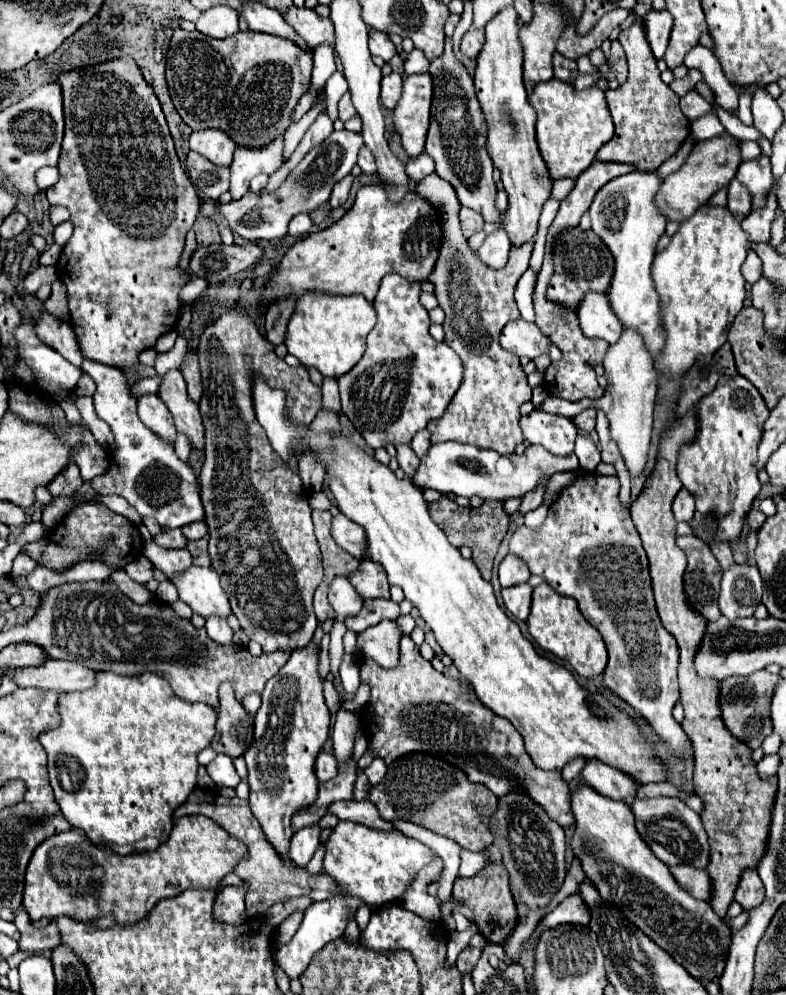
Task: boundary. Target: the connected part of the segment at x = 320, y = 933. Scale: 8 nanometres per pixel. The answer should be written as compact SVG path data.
M331 897L327 901L319 901L319 903L311 903L305 911L305 917L303 917L303 923L299 927L299 931L295 933L295 937L289 941L289 943L277 943L273 945L273 957L275 961L279 963L279 967L293 979L293 977L299 977L307 965L311 963L313 955L317 951L321 951L329 941L337 939L343 935L345 931L345 925L347 925L347 919L349 919L349 913L351 909L357 909L361 903L361 899L355 899L355 897Z

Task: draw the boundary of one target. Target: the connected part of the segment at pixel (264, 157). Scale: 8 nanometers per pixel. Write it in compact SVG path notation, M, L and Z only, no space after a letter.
M275 137L263 145L263 149L251 149L237 145L231 163L231 189L229 193L233 199L241 199L249 191L249 181L259 175L273 175L283 165L283 137Z

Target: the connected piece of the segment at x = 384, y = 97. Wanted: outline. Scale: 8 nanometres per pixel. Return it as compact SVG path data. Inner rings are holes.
M391 73L383 77L381 81L381 101L387 109L393 109L401 97L401 87L403 87L403 77L399 73Z

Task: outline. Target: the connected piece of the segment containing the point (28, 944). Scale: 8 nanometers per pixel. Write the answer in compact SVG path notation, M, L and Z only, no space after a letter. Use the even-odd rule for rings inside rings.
M21 907L21 909L15 911L13 923L17 925L17 929L19 929L19 933L21 933L21 939L19 939L19 949L21 949L21 951L41 953L41 951L51 951L51 949L55 949L55 947L61 943L61 933L59 933L57 921L51 921L51 923L49 923L47 927L43 927L43 929L35 929L35 927L29 923L27 911Z

